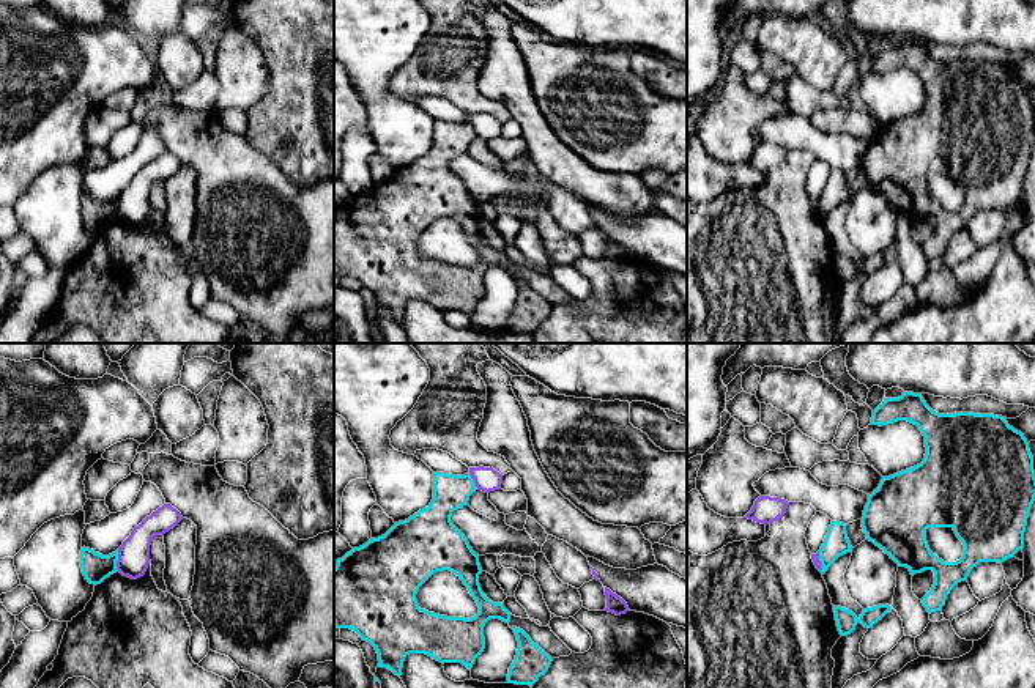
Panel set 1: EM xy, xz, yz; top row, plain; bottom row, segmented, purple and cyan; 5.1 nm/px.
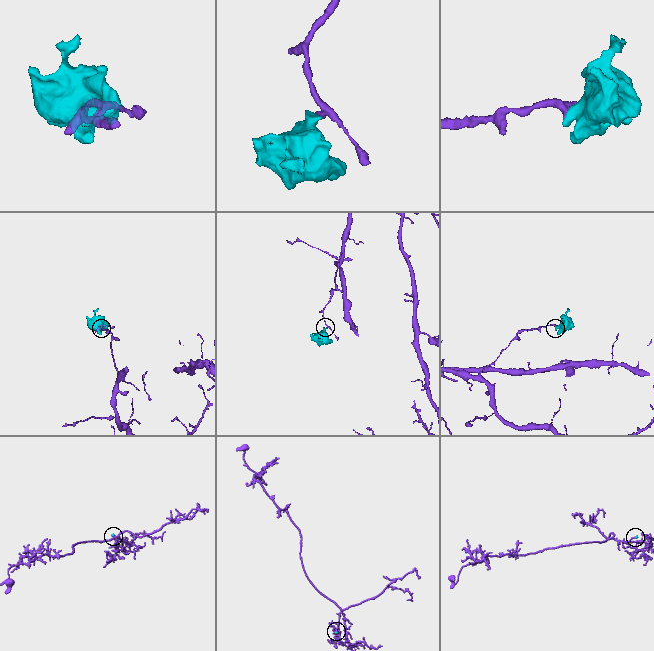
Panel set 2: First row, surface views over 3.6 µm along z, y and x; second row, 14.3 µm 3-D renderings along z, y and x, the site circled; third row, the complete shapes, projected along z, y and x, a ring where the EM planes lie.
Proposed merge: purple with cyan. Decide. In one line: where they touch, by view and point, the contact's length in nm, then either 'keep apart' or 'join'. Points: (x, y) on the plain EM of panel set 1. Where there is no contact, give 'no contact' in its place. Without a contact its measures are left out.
meets purple in xy at (117, 208); contact 110 nm long; keep apart

